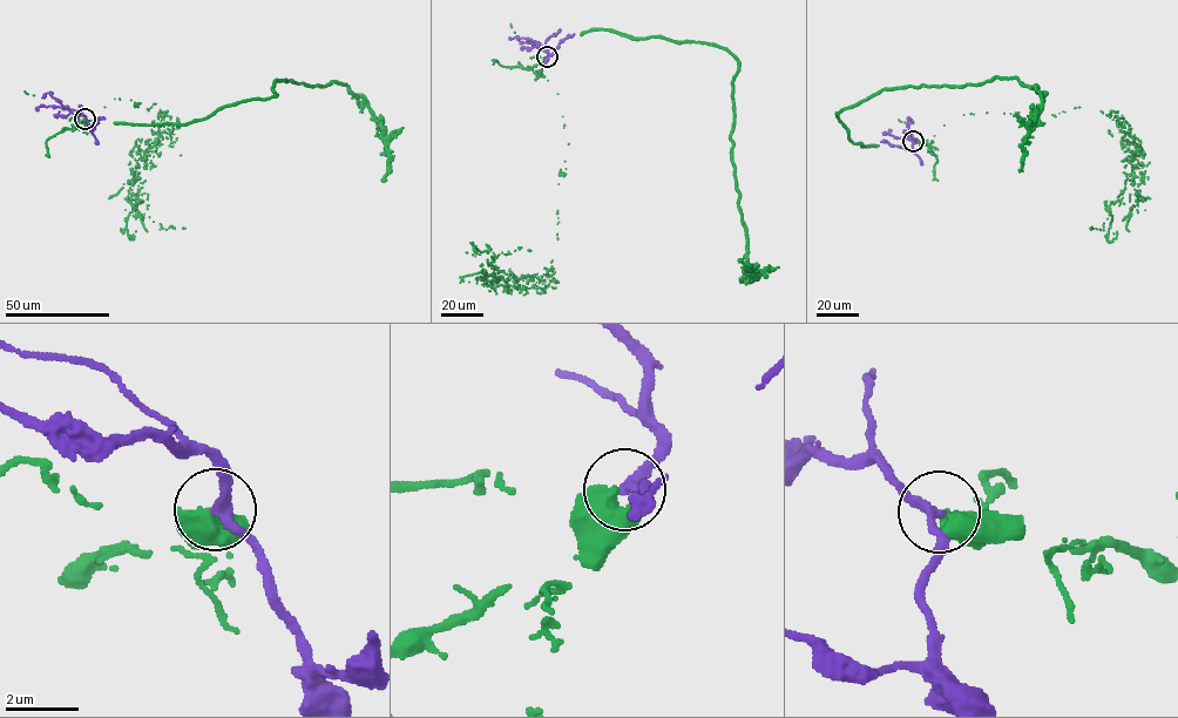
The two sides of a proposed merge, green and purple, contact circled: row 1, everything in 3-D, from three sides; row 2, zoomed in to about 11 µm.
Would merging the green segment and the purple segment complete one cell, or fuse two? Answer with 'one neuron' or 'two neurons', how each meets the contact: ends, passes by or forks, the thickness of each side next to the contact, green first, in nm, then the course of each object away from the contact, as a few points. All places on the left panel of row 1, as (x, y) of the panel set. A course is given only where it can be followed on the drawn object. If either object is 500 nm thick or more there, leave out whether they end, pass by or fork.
two neurons | 600/240 nm | green via (85, 119), (114, 123), (94, 115), (120, 99), (167, 110), (153, 151), (131, 150), (133, 208), (185, 228) | purple via (86, 119), (62, 107), (40, 106), (36, 110)

